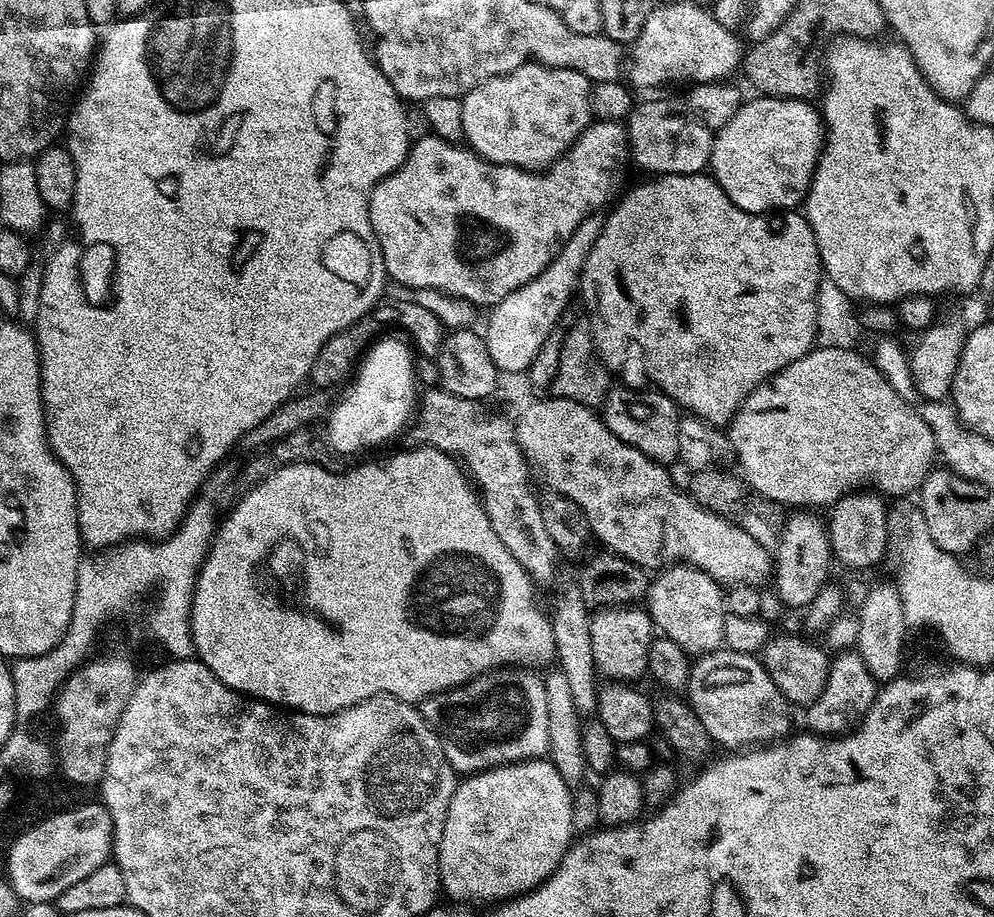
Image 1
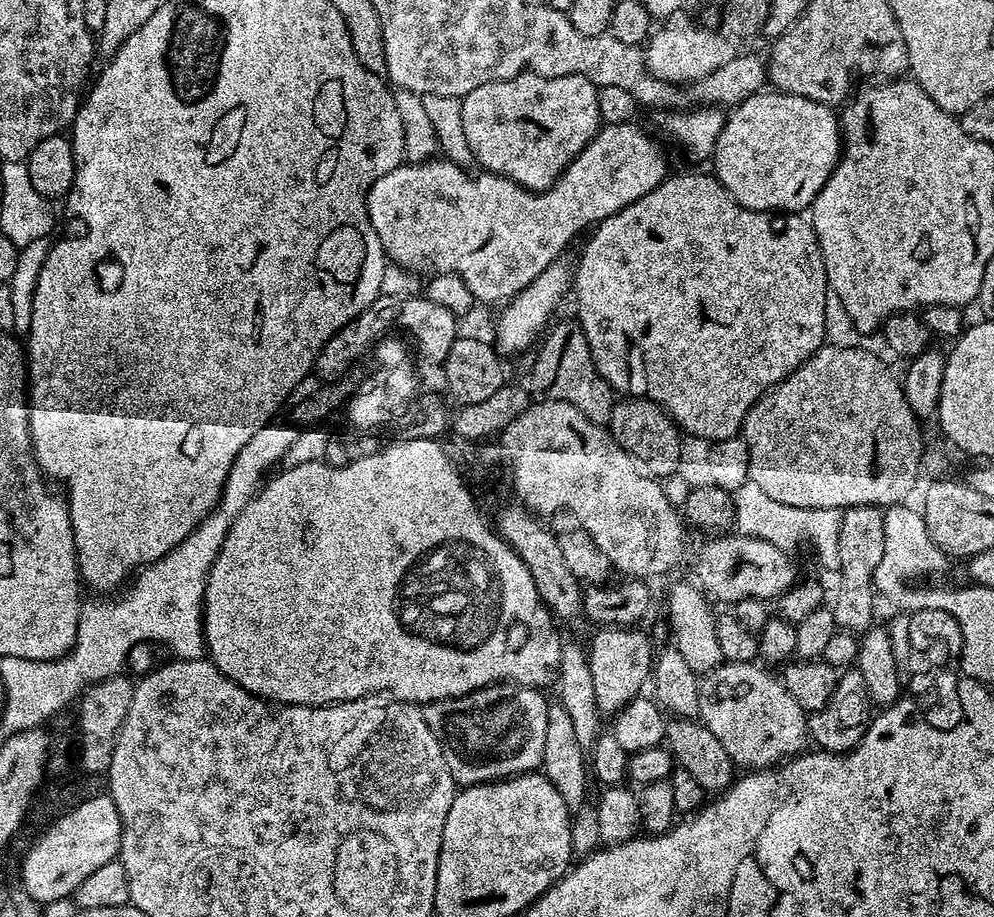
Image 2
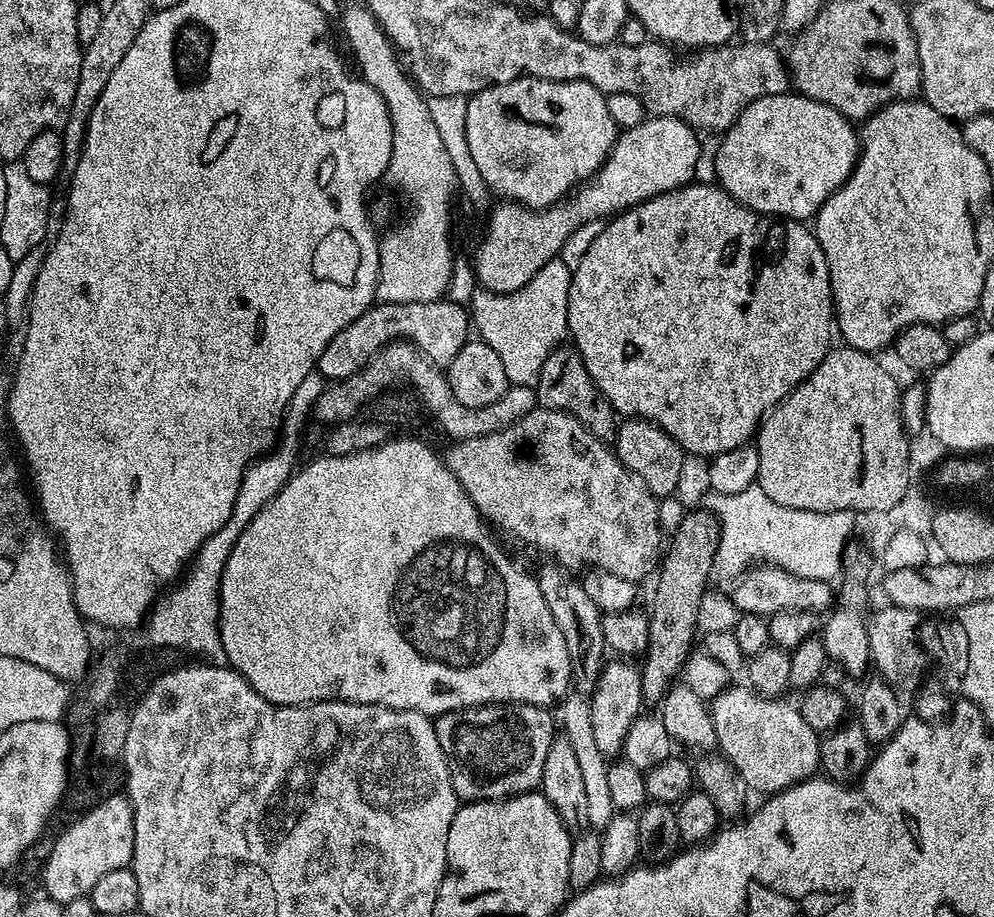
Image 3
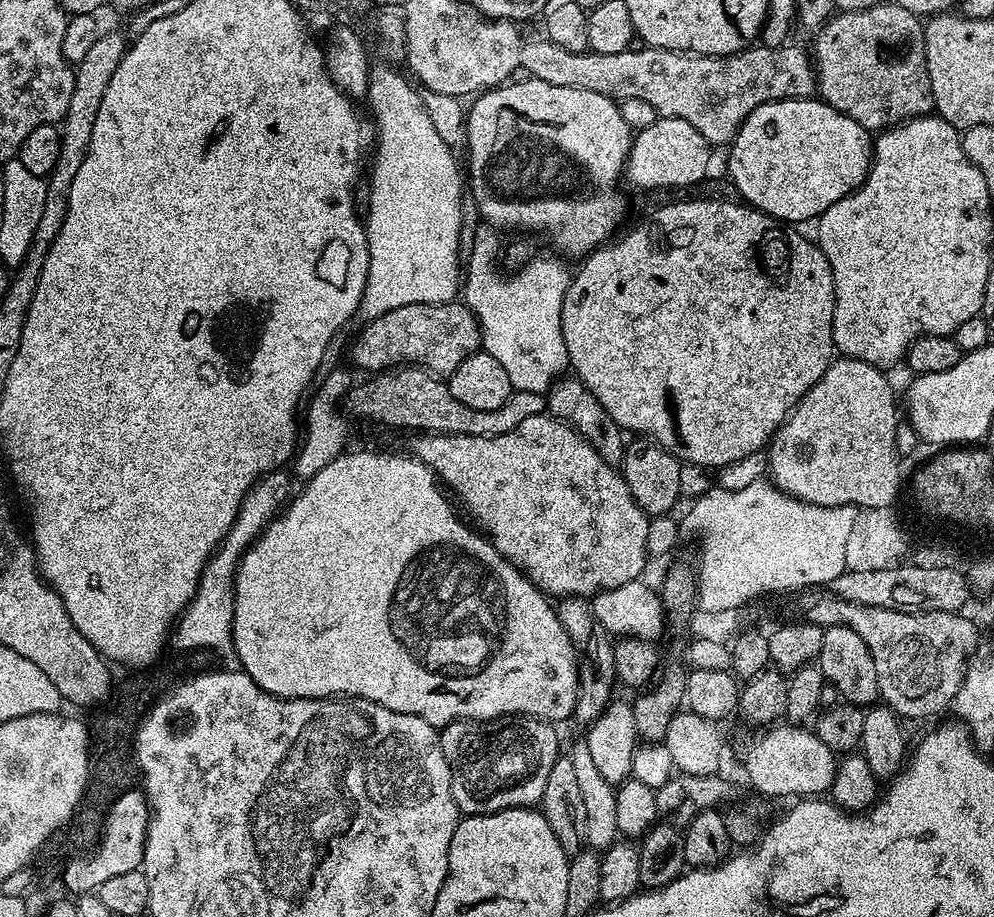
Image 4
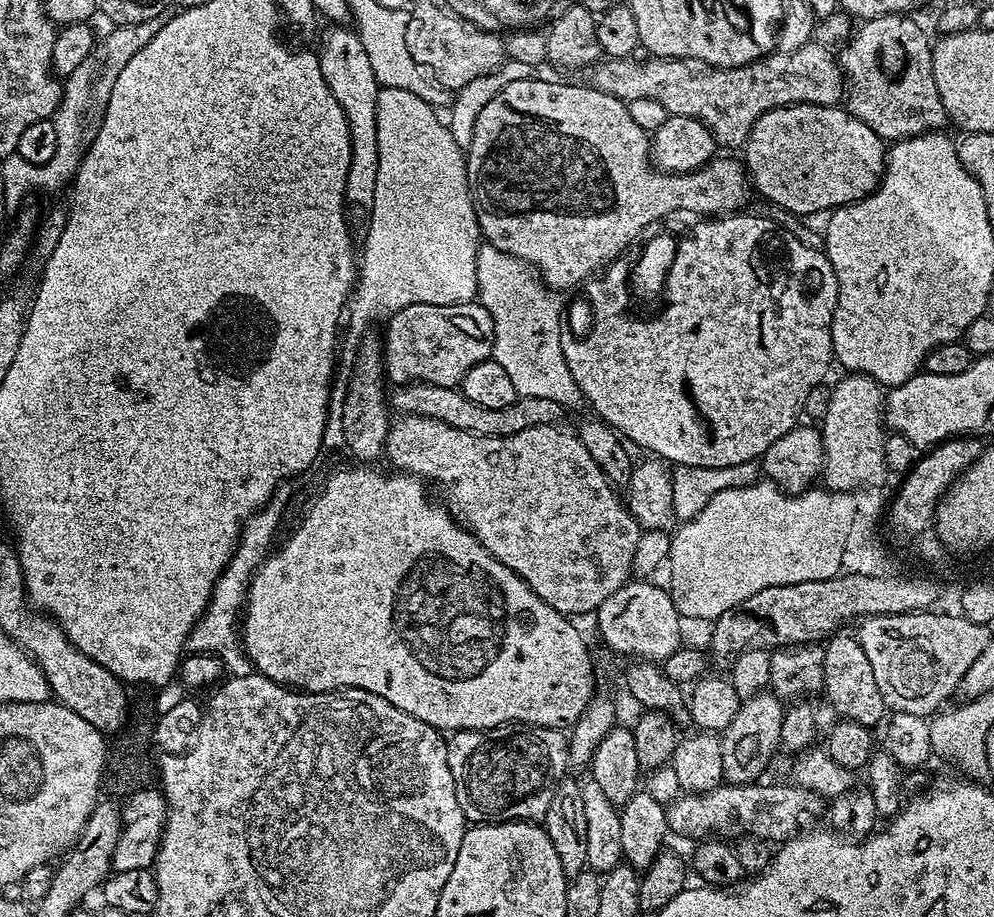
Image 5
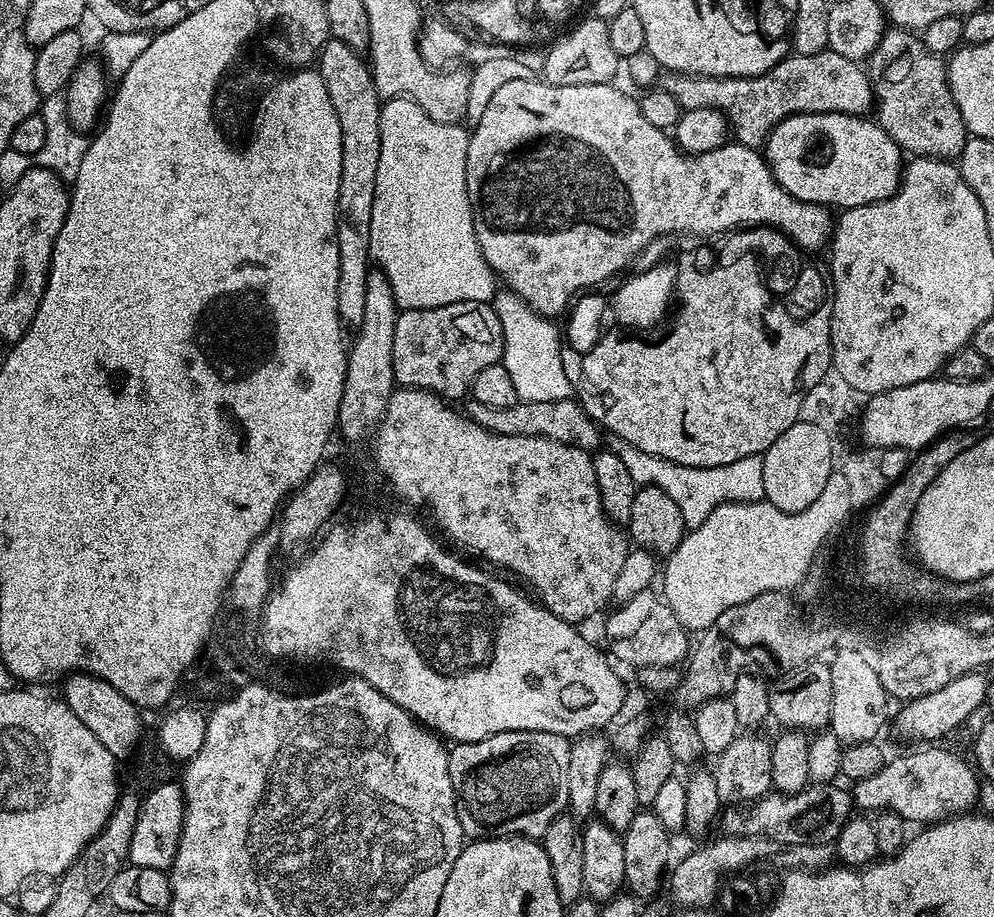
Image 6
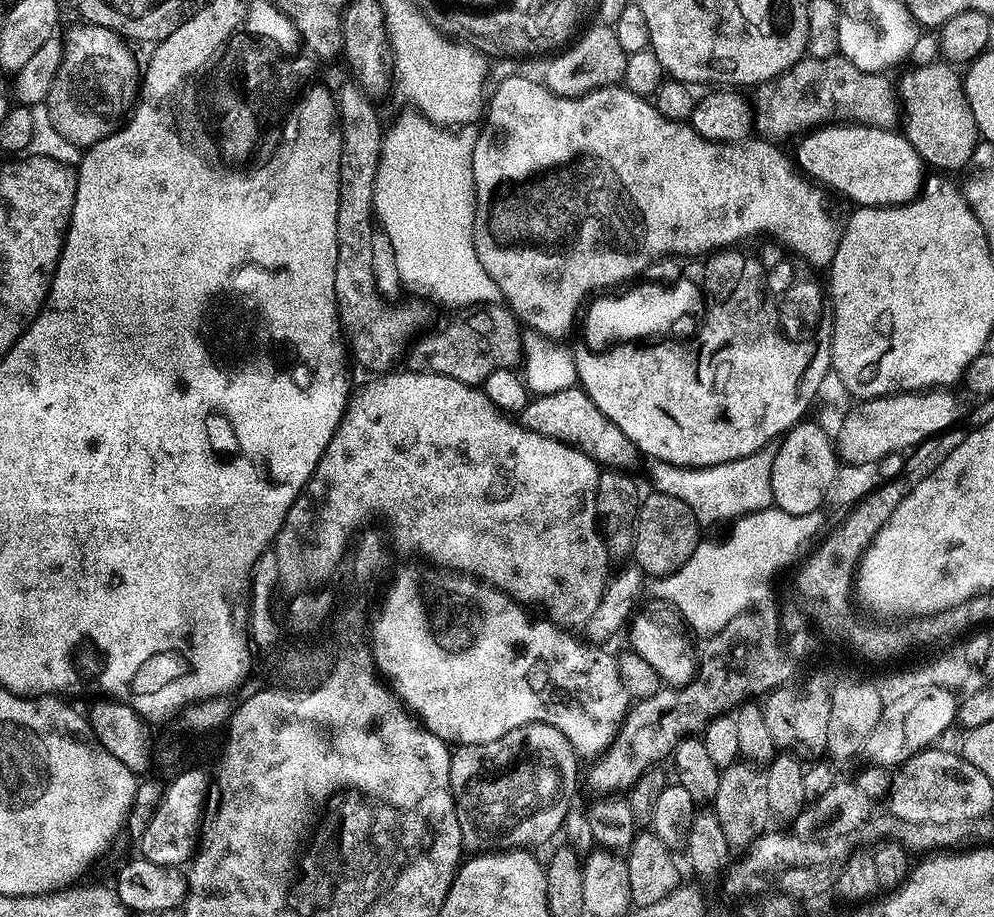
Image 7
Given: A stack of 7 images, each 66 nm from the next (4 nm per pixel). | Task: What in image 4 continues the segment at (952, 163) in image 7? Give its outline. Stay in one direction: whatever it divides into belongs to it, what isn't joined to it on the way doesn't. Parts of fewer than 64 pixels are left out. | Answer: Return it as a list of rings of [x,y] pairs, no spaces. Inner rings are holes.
[[[878,2],[857,12],[837,11],[815,36],[814,67],[818,96],[834,110],[854,118],[854,122],[869,130],[883,130],[911,120],[913,116],[927,116],[933,111],[930,74],[924,57],[924,24],[921,17],[903,8],[899,2]]]

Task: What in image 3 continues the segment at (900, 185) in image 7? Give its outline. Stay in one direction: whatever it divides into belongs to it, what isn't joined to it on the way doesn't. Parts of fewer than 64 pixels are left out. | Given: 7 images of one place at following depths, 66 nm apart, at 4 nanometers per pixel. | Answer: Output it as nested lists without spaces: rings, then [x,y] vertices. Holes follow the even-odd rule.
[[[799,94],[763,96],[750,102],[750,106],[738,114],[736,121],[719,140],[715,177],[719,187],[732,195],[739,204],[745,204],[756,212],[801,222],[811,221],[826,198],[830,198],[830,194],[837,192],[848,181],[856,159],[860,157],[860,137],[853,121],[829,104]]]

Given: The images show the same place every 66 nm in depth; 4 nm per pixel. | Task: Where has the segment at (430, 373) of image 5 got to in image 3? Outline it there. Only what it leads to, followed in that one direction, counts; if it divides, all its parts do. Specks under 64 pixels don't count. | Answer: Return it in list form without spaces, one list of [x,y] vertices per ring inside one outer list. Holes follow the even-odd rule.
[[[448,298],[434,301],[388,304],[376,302],[354,322],[350,322],[322,350],[315,371],[324,375],[325,381],[345,380],[354,374],[372,356],[377,356],[385,344],[407,342],[423,352],[436,366],[447,366],[470,339],[470,316],[461,305]]]

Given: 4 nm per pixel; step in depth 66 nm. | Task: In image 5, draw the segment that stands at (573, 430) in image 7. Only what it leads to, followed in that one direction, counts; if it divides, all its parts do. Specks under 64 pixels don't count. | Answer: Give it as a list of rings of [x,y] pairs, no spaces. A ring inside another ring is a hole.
[[[409,382],[397,387],[395,391],[396,393],[391,393],[390,404],[395,411],[397,408],[397,413],[429,416],[438,422],[446,422],[458,430],[475,432],[478,436],[513,436],[539,424],[555,425],[559,421],[556,419],[562,413],[561,404],[550,398],[521,396],[502,410],[486,410],[482,406],[470,402],[470,398],[466,398],[463,391],[456,388],[443,388],[423,382]]]

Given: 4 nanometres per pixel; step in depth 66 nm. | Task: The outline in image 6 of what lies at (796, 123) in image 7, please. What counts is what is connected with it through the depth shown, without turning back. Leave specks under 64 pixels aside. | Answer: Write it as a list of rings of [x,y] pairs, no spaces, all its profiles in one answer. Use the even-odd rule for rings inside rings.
[[[825,50],[814,54],[789,54],[779,60],[773,68],[767,68],[758,77],[751,76],[688,76],[676,74],[666,84],[666,91],[679,102],[681,109],[713,108],[723,112],[728,120],[731,135],[747,148],[759,149],[762,138],[767,137],[774,125],[787,116],[798,112],[841,112],[851,116],[864,116],[874,108],[872,81],[867,71],[857,61],[844,58],[840,54]]]

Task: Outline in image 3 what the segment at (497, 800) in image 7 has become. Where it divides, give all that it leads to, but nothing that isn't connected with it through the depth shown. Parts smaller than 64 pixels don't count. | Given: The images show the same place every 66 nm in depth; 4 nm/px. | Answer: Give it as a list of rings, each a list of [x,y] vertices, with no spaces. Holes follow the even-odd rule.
[[[483,704],[480,708],[463,708],[461,712],[447,712],[435,717],[436,733],[438,742],[442,746],[444,756],[448,760],[450,772],[456,772],[456,784],[454,790],[461,801],[473,800],[505,800],[507,796],[520,796],[524,792],[534,792],[540,788],[542,778],[542,766],[546,766],[546,750],[550,750],[550,742],[554,735],[554,716],[547,708],[539,708],[533,704]]]

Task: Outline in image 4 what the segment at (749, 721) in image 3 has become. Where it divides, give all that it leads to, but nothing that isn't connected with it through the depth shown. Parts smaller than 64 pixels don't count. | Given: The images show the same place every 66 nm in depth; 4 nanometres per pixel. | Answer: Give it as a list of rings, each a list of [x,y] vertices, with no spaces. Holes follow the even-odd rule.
[[[780,722],[768,729],[764,734],[754,739],[744,758],[746,772],[753,786],[766,796],[792,796],[791,798],[816,798],[827,793],[836,776],[838,763],[836,754],[820,738],[815,731],[791,722]]]

